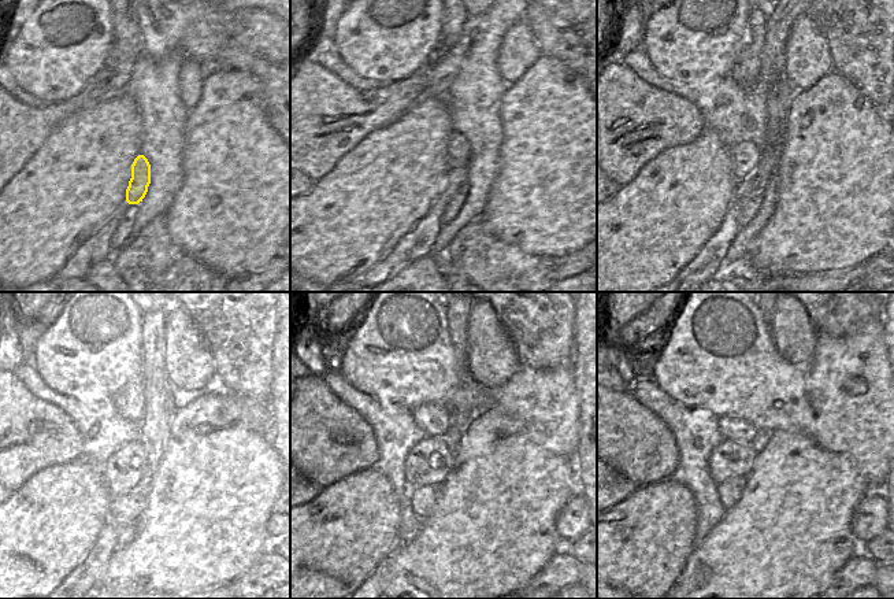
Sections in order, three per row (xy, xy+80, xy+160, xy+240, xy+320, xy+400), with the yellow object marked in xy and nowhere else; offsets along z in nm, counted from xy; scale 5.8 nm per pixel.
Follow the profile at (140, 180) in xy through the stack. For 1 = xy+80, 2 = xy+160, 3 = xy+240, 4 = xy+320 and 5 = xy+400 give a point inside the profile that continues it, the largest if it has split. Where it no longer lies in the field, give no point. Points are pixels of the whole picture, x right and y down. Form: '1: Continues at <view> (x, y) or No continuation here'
1: Continues at xy+80 (457, 148)
2: Continues at xy+160 (745, 155)
3: Continues at xy+240 (122, 472)
4: Continues at xy+320 (431, 459)
5: Continues at xy+400 (727, 459)

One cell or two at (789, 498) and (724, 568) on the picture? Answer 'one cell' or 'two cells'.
one cell

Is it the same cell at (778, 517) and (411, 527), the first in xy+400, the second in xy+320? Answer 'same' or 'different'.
different

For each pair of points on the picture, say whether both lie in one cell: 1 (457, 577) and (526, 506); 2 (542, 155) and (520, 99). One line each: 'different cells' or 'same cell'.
1: same cell
2: same cell

